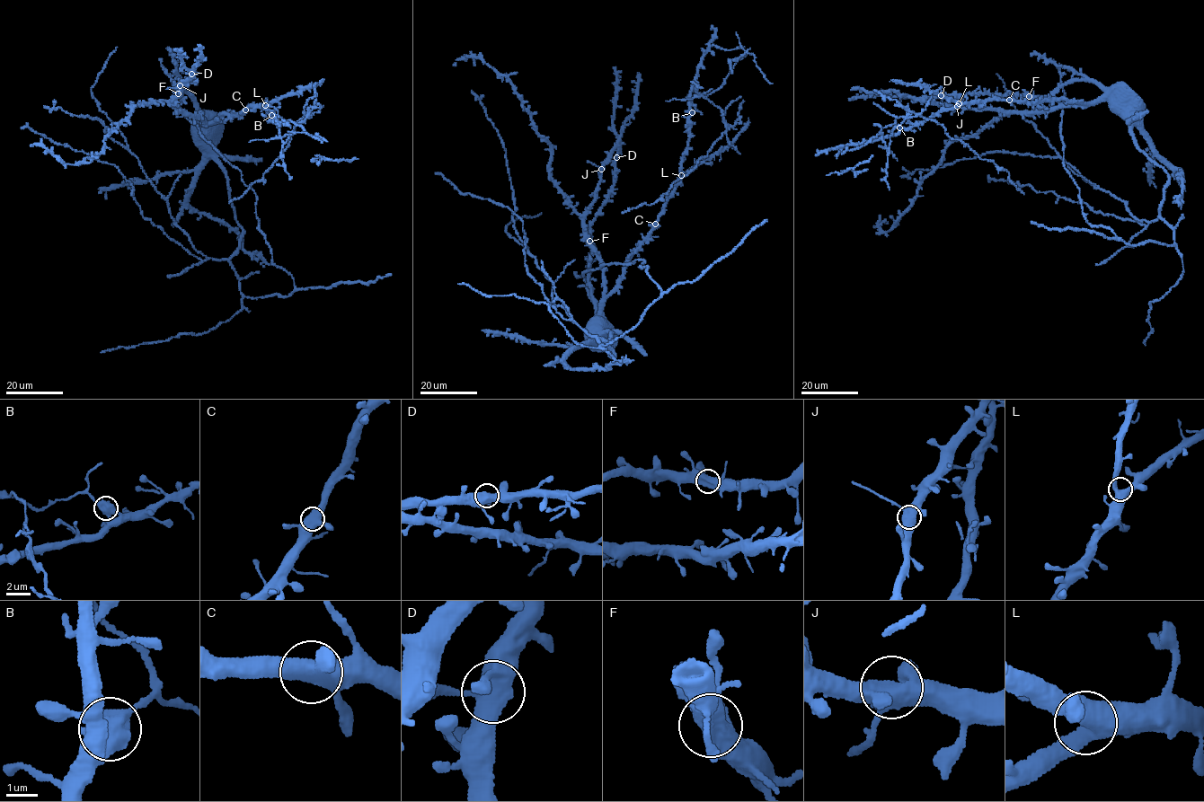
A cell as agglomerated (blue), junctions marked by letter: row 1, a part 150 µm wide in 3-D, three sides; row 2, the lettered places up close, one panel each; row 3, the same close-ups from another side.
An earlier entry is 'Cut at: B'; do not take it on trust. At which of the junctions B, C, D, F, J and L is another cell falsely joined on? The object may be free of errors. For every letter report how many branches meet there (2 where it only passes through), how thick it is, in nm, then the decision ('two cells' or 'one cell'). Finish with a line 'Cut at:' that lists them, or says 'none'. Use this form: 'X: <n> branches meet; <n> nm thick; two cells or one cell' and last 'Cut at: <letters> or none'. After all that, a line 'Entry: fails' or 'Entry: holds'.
B: 3 branches meet; 600 nm thick; two cells
C: 3 branches meet; 500 nm thick; one cell
D: 3 branches meet; 550 nm thick; one cell
F: 3 branches meet; 500 nm thick; one cell
J: 3 branches meet; 600 nm thick; one cell
L: 3 branches meet; 550 nm thick; one cell
Cut at: B
Entry: holds

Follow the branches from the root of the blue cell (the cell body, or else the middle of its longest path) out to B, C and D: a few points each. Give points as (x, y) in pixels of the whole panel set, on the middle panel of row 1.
B: (597, 340), (596, 317), (601, 305), (614, 290), (624, 264), (649, 235), (680, 177), (691, 113)
C: (597, 340), (596, 317), (601, 305), (614, 290), (623, 275), (624, 266), (655, 224)
D: (597, 340), (597, 310), (588, 283), (589, 224), (613, 184), (616, 157)

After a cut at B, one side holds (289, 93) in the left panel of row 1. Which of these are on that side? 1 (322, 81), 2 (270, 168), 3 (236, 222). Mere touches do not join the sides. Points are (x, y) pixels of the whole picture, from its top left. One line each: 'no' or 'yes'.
1: yes
2: no
3: yes

